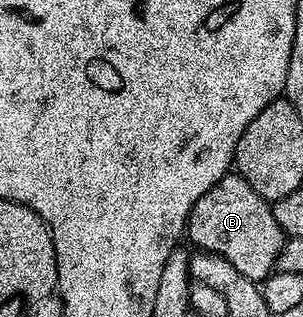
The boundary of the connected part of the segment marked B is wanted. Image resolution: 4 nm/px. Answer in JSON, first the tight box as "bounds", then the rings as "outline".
{"bounds":[187,172,287,284],"outline":[[[236,172],[225,174],[216,182],[191,208],[187,238],[194,242],[198,251],[212,251],[221,258],[227,259],[242,273],[256,284],[264,283],[270,274],[274,273],[277,265],[277,257],[281,255],[281,249],[285,247],[287,235],[281,231],[279,224],[273,215],[273,207],[263,196],[257,194],[247,180],[243,180]]]}

